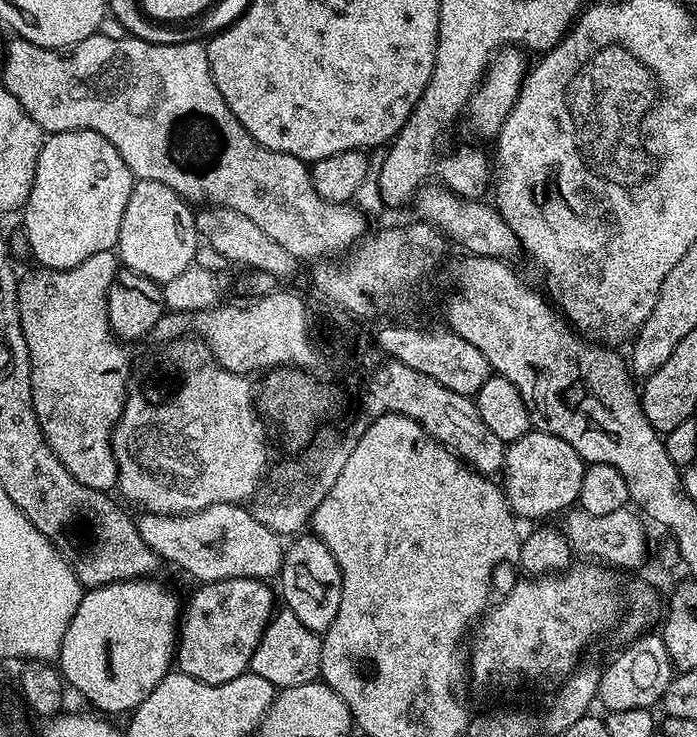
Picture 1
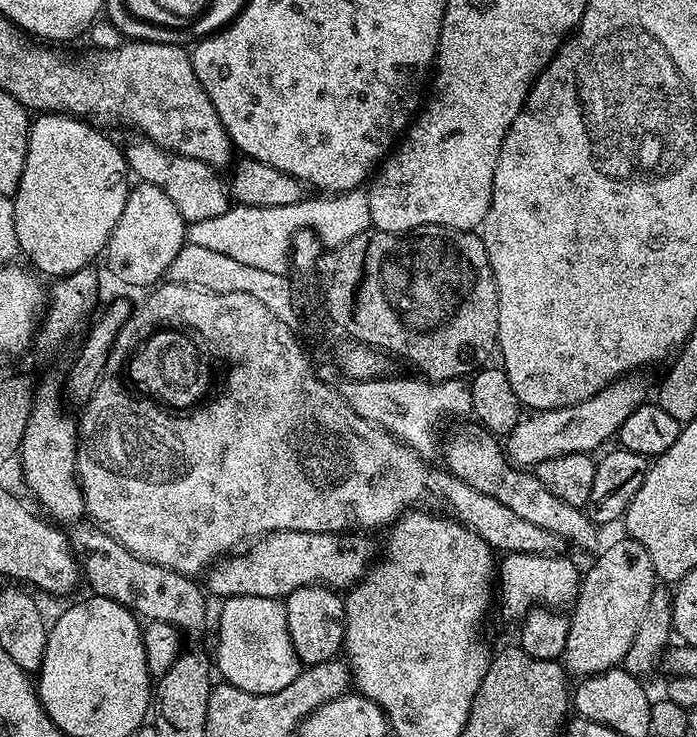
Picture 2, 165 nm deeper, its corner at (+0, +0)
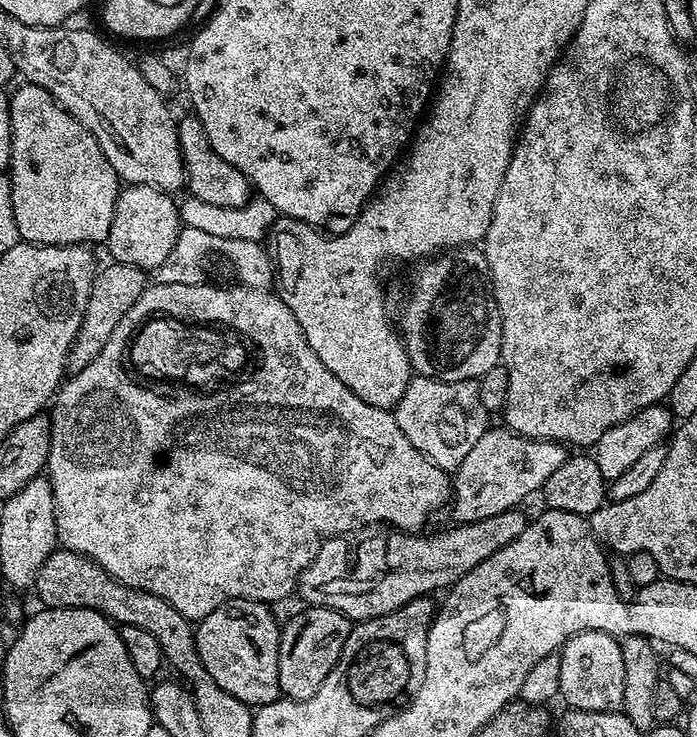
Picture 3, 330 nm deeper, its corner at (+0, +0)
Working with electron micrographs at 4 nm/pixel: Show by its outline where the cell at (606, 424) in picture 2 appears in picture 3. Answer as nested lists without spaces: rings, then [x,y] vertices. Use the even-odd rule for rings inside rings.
[[[489,427],[454,471],[450,509],[452,508],[456,524],[469,524],[475,520],[485,520],[494,514],[513,511],[527,496],[532,496],[535,492],[537,495],[543,489],[546,478],[550,478],[550,474],[554,474],[554,470],[558,470],[558,466],[562,466],[566,458],[565,445],[556,444],[552,440],[531,440],[516,435],[507,427],[499,427]]]

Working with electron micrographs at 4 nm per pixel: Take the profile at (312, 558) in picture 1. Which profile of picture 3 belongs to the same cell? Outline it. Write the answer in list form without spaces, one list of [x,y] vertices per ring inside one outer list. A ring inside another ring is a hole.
[[[333,608],[303,609],[287,625],[283,625],[280,633],[280,653],[278,654],[278,682],[281,693],[290,700],[305,700],[313,696],[326,682],[326,674],[334,670],[338,658],[342,654],[342,646],[350,631],[348,617]]]

